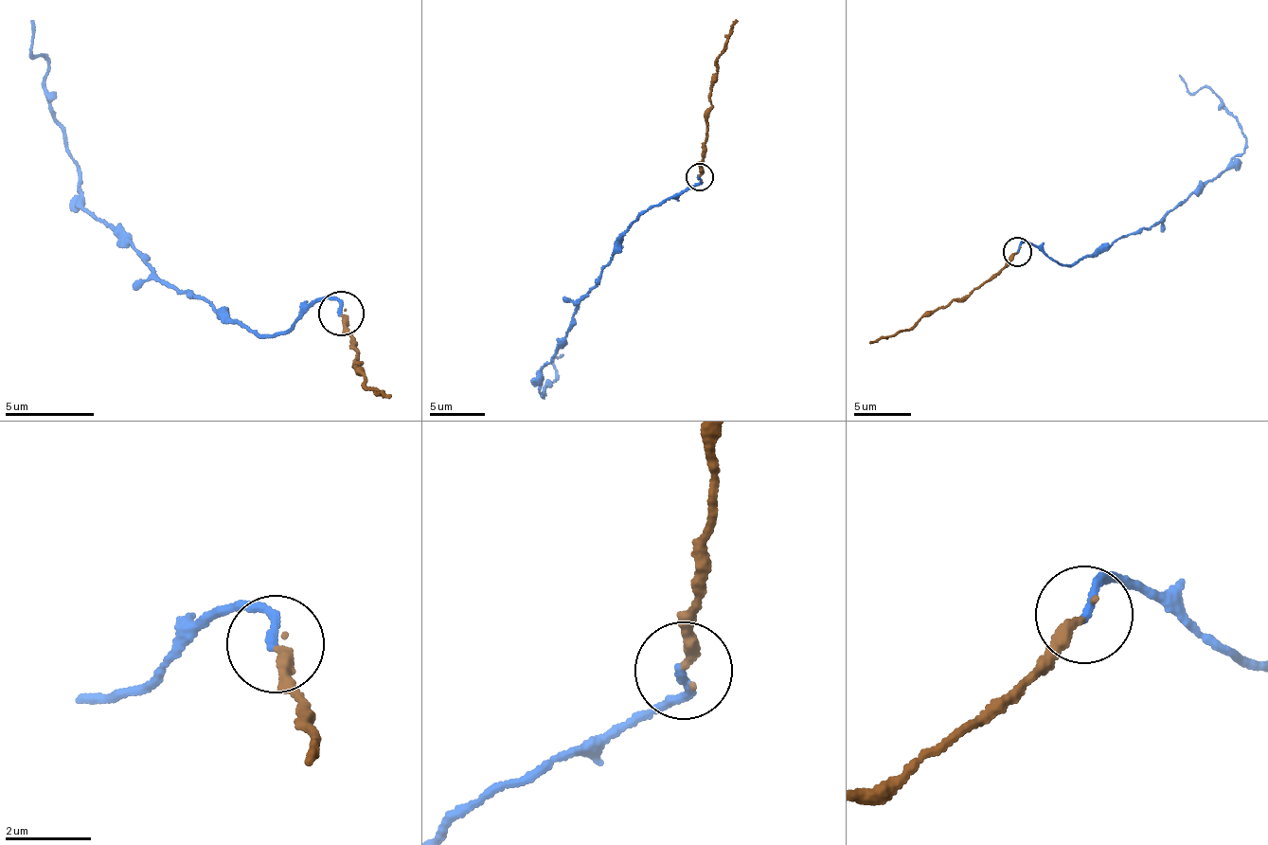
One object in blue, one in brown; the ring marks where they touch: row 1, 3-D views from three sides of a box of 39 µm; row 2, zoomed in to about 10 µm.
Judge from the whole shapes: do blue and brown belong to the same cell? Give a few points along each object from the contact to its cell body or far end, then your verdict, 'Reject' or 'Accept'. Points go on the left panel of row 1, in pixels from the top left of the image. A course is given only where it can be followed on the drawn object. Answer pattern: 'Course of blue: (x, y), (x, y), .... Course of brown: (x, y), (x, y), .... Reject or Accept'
Course of blue: (339, 314), (311, 301), (258, 336), (171, 289), (86, 209), (31, 54), (33, 18). Course of brown: (339, 314), (350, 336), (355, 361), (360, 366), (353, 363), (374, 390), (386, 396). Reject

